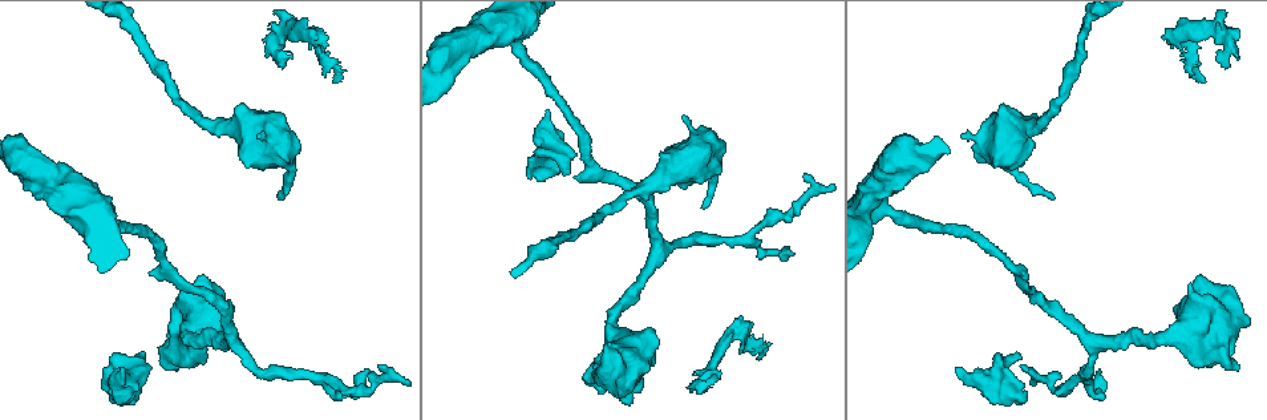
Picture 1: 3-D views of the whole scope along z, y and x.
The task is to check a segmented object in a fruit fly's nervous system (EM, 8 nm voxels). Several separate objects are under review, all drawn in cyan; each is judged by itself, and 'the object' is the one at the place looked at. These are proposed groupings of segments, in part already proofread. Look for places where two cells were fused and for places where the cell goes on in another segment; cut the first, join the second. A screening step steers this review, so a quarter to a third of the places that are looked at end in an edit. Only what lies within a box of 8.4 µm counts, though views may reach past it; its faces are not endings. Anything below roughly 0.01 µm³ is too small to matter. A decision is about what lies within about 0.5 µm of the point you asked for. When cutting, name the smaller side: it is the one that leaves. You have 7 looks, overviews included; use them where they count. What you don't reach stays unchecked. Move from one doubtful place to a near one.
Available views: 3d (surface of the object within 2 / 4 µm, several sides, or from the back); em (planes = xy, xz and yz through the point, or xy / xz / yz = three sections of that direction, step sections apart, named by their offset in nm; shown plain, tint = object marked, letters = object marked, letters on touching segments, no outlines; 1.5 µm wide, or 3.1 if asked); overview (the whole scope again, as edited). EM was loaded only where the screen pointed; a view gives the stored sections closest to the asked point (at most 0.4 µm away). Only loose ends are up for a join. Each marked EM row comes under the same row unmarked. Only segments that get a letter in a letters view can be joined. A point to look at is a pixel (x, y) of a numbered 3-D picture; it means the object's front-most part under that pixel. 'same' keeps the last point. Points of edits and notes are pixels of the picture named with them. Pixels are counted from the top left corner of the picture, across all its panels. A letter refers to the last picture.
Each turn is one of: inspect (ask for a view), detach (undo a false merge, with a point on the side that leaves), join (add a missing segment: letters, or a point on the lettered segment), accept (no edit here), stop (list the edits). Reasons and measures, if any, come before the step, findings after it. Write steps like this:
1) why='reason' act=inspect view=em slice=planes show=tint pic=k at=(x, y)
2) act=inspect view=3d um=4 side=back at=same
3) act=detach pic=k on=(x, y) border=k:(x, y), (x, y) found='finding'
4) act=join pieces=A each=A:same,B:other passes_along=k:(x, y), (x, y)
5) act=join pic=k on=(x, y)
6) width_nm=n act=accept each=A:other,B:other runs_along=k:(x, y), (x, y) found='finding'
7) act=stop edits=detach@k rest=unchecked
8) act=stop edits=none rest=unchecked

why='sharp bend' act=inspect view=3d um=2 pic=1 at=(1226, 40)

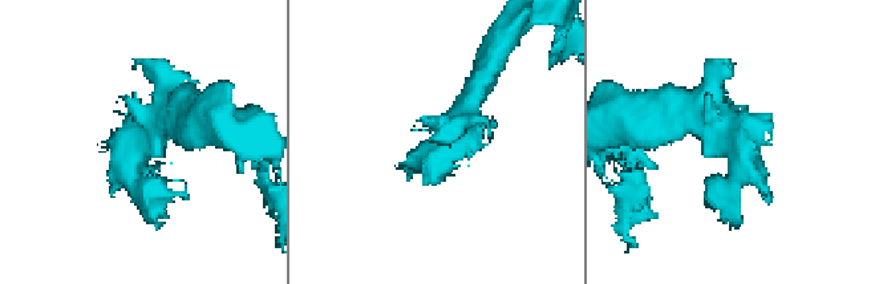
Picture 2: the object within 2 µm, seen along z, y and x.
why='now the EM' act=inspect view=em slice=xy step=8 show=tint pic=2 at=(148, 139)

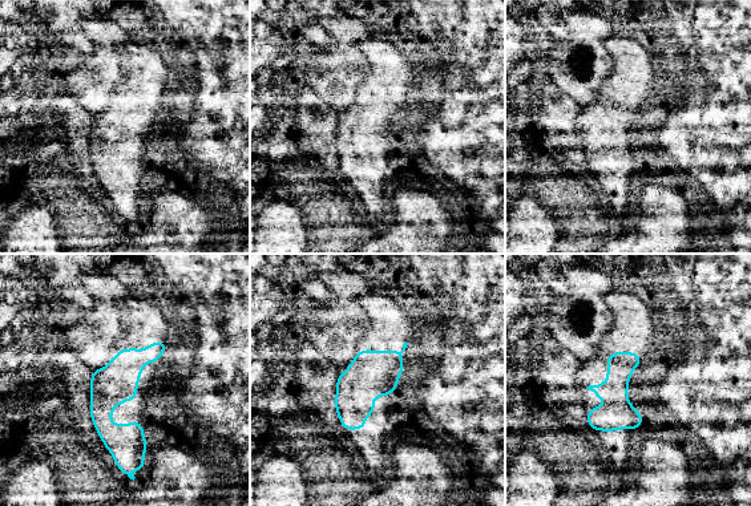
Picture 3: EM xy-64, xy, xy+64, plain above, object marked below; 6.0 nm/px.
act=inspect view=em slice=planes show=letters at=same

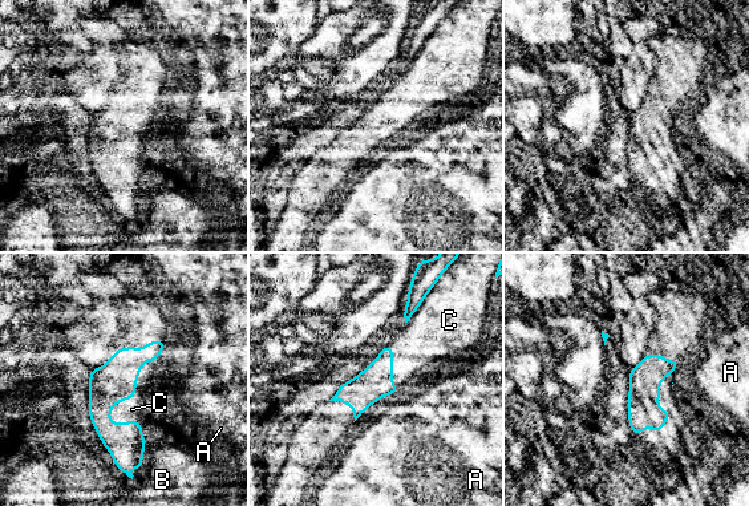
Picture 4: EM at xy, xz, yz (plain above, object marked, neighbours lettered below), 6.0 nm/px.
act=accept each=A:other,B:other,C:other runs_along=4:(161, 344), (102, 397), (128, 460) found='all the same cell'

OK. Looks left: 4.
why='an open end' act=inspect view=3d um=2 pic=1 at=(281, 197)

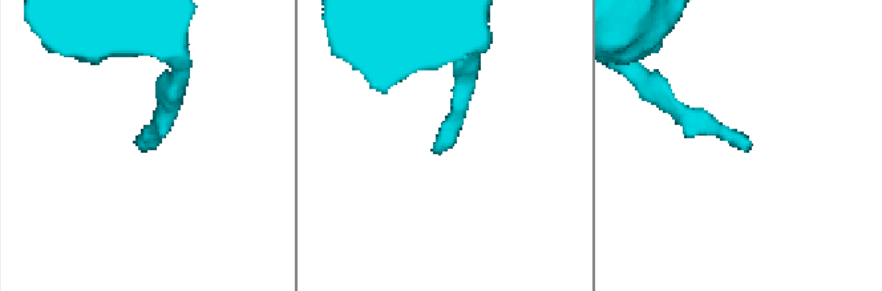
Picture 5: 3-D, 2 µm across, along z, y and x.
why='need the tissue' act=inspect view=em slice=yz step=8 show=tint pic=5 at=(748, 146)

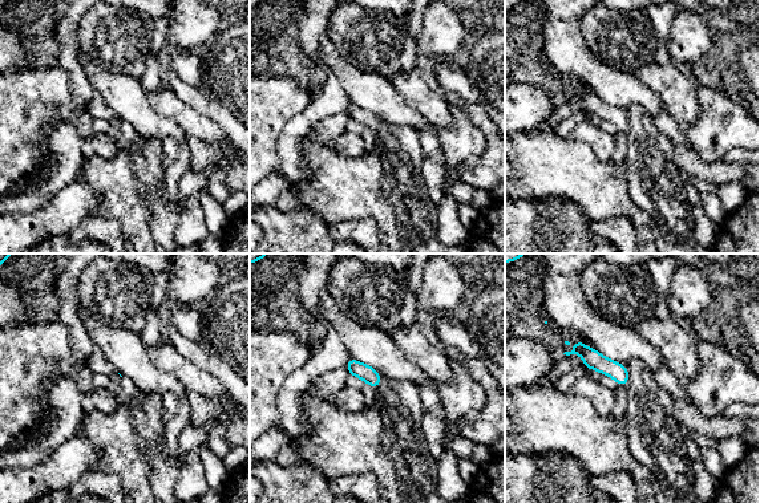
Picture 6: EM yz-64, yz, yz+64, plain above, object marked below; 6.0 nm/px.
act=inspect view=em slice=planes show=letters at=same

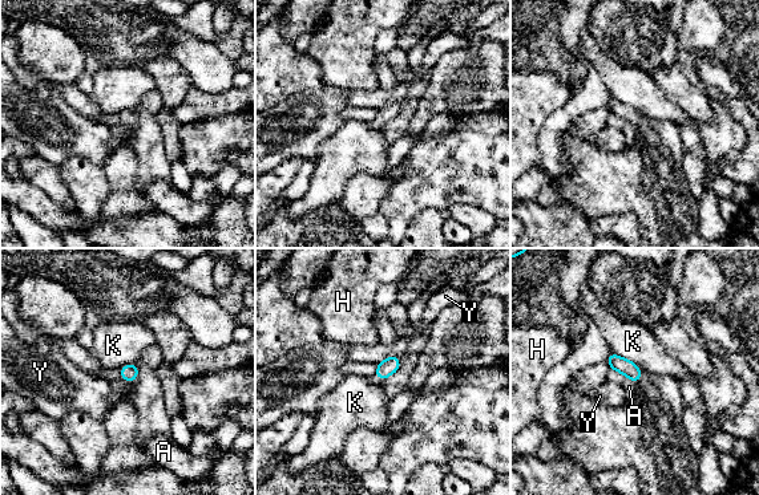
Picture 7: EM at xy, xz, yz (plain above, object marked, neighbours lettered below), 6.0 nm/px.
act=accept each=A:other,H:other,K:other,Y:other border=7:(612, 351), (632, 360), (641, 368) found='none of them fits'

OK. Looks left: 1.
act=stop edits=none rest=unchecked

